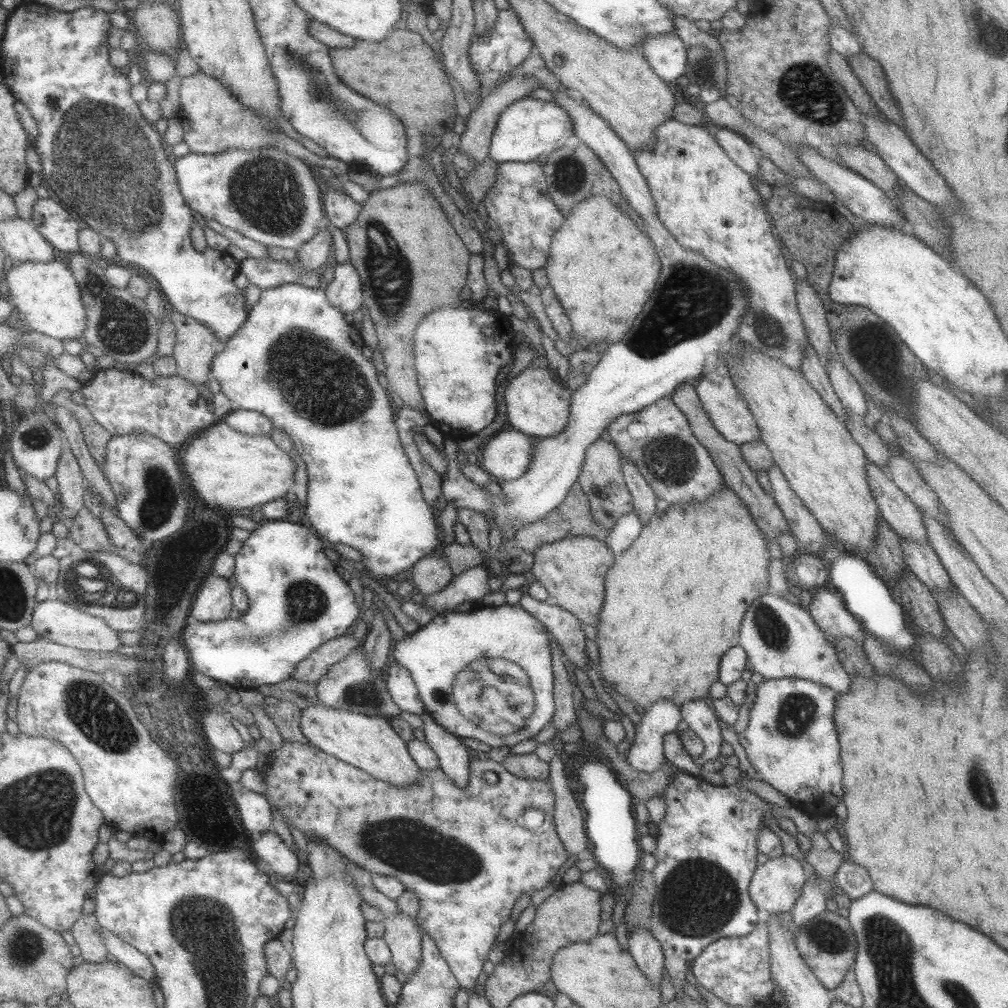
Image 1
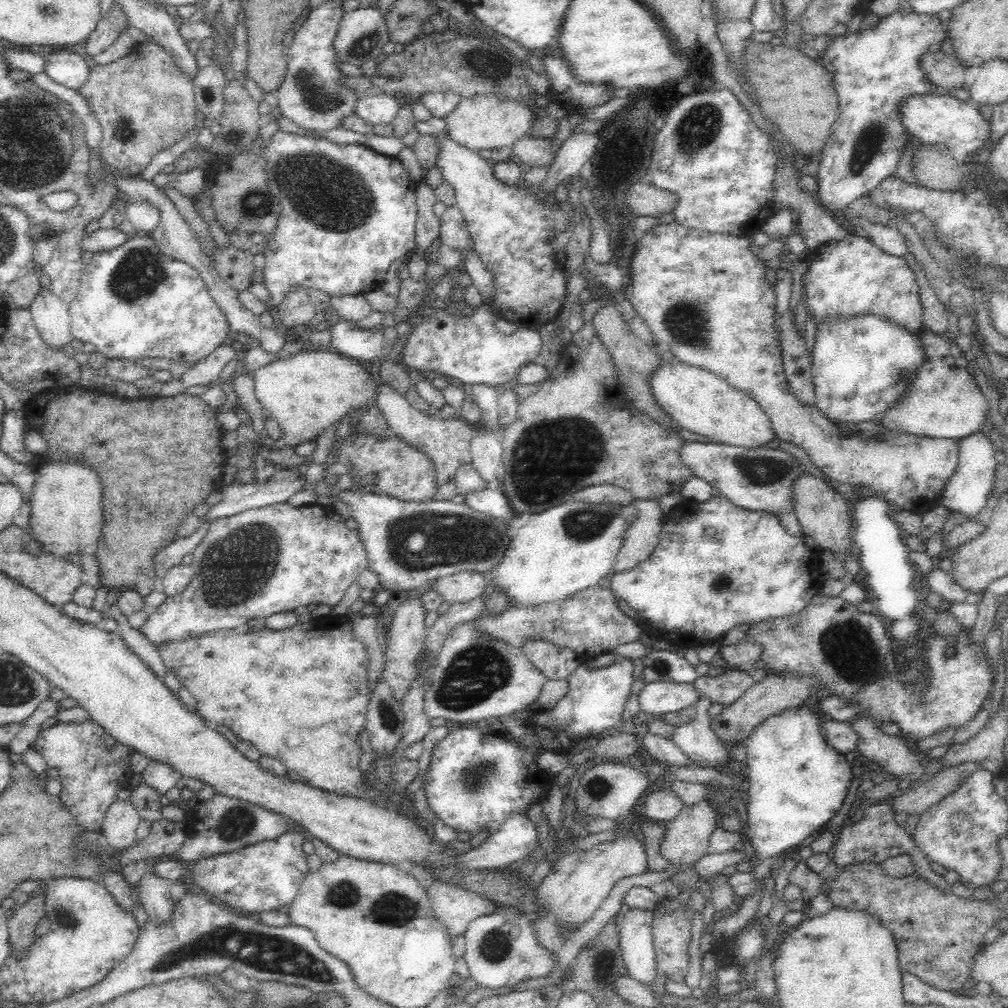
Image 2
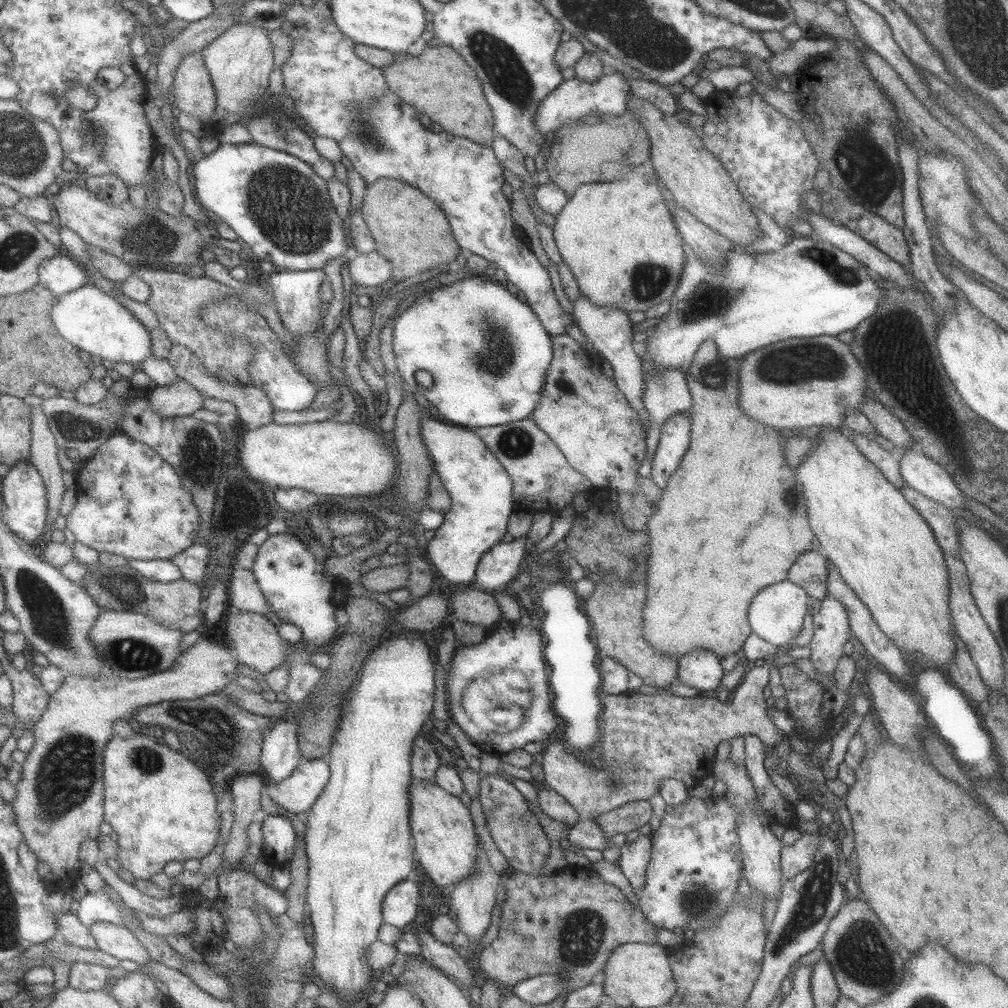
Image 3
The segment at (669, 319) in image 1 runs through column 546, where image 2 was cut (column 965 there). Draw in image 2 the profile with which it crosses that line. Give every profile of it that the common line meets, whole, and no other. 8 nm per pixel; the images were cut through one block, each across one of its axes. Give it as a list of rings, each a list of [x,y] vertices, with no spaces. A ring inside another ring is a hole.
[[[982,429],[960,439],[959,443],[958,466],[956,466],[952,478],[948,480],[948,485],[943,489],[937,504],[951,511],[956,511],[959,517],[965,519],[978,518],[978,514],[986,508],[988,499],[995,488],[997,462],[994,457],[994,447]]]

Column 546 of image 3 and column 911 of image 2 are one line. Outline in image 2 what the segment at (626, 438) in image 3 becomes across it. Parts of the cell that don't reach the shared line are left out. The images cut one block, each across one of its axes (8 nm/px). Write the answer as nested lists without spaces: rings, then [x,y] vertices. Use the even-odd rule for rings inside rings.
[[[930,331],[924,332],[923,344],[929,360],[920,368],[916,380],[908,384],[907,395],[898,406],[878,418],[882,423],[918,435],[959,440],[982,429],[990,412],[988,398],[966,367],[952,364],[954,356],[950,354],[948,338]]]

